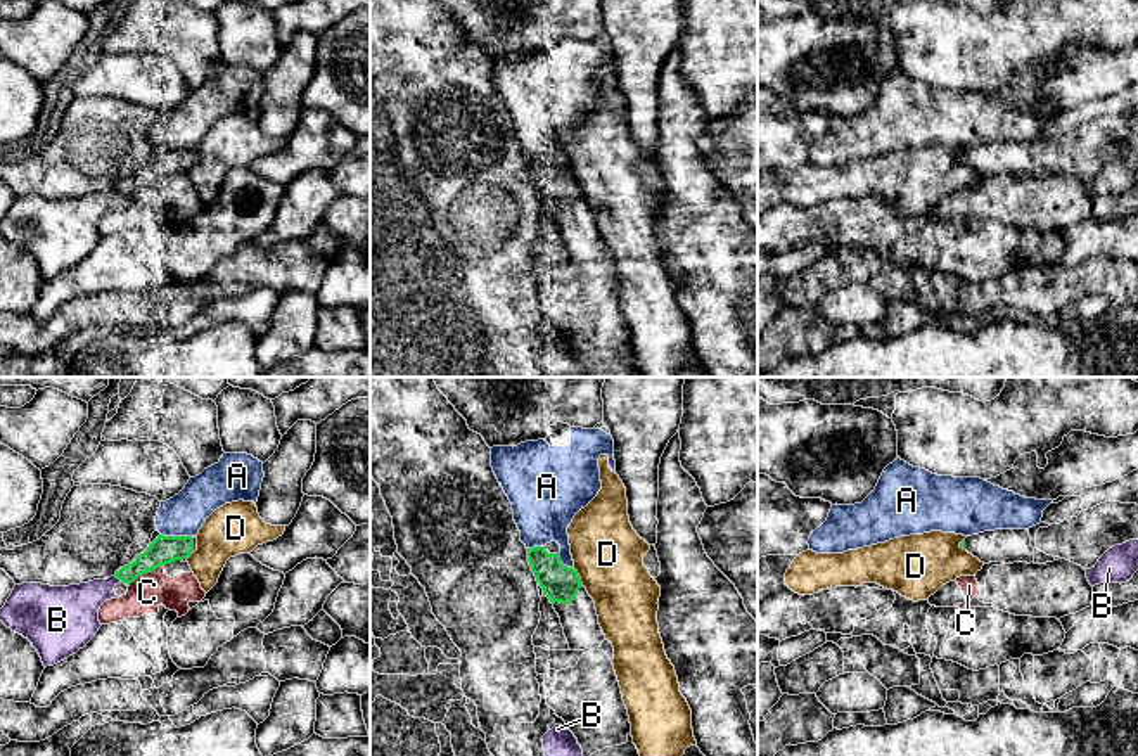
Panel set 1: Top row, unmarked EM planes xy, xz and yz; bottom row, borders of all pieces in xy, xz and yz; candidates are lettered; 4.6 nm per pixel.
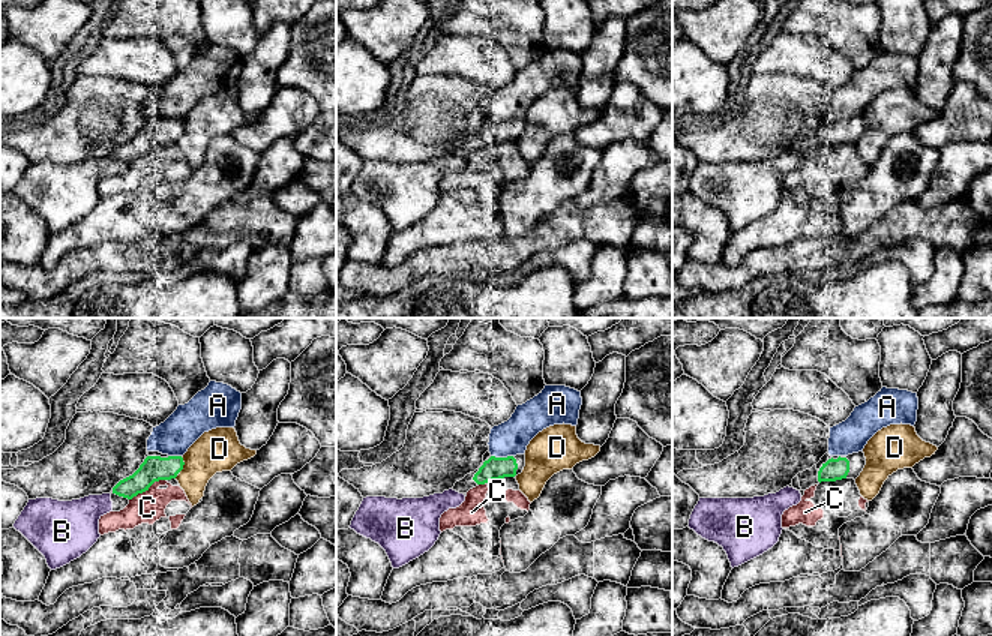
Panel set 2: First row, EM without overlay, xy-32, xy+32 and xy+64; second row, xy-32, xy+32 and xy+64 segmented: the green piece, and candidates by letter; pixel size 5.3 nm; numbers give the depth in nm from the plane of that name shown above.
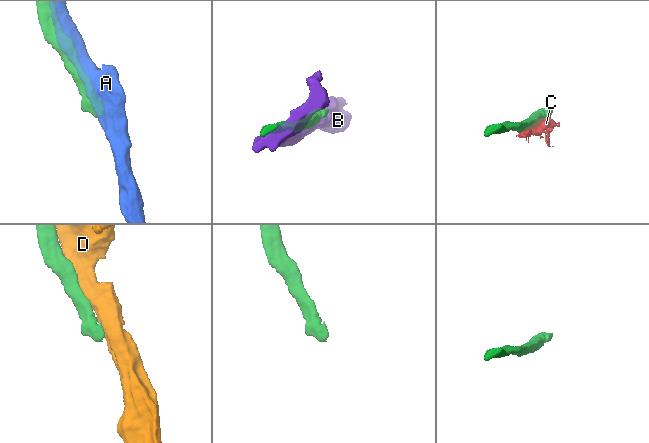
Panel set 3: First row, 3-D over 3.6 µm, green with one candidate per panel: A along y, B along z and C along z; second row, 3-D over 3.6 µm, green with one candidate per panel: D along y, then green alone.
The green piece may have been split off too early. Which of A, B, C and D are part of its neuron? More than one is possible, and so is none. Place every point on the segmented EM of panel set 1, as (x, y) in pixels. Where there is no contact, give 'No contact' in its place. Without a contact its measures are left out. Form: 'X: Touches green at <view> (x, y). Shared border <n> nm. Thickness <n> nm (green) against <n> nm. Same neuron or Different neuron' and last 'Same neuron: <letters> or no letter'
A: Touches green at xy (177, 537). Shared border 140 nm. Thickness 130 nm (green) against 200 nm. Different neuron
B: Touches green at xy (121, 580). Shared border 90 nm. Thickness 130 nm (green) against 200 nm. Different neuron
C: Touches green at xy (146, 573). Shared border 190 nm. Thickness 130 nm (green) against 170 nm. Different neuron
D: Touches green at xz (578, 576). Shared border 90 nm. Thickness 170 nm (green) against 320 nm. Different neuron
Same neuron: no letter

